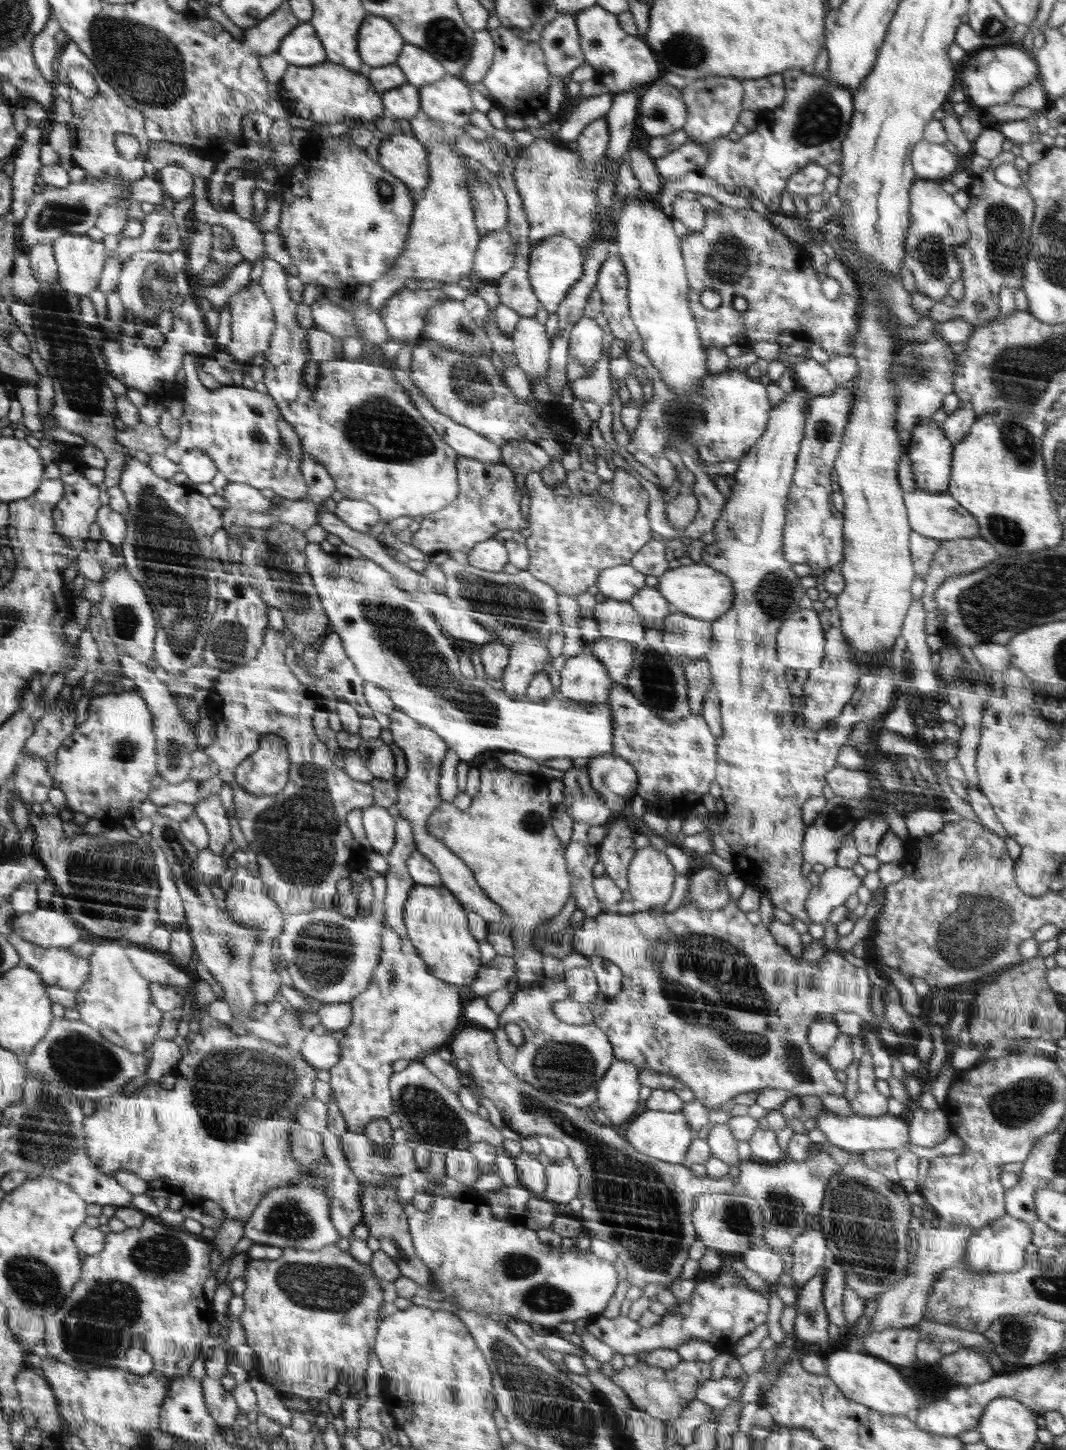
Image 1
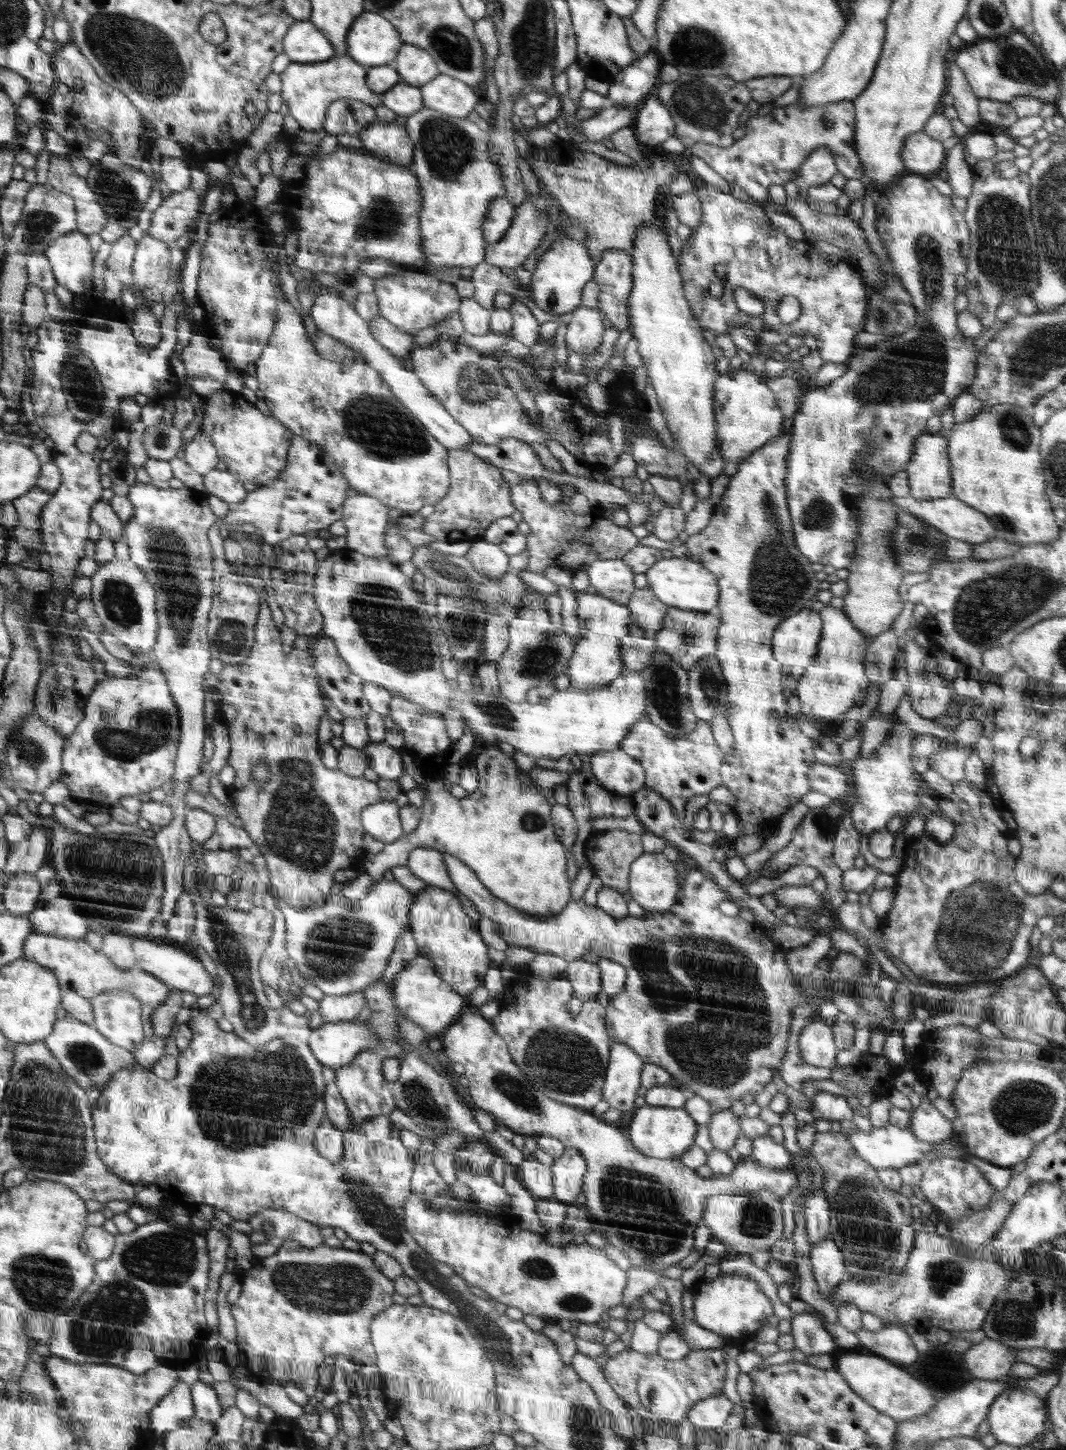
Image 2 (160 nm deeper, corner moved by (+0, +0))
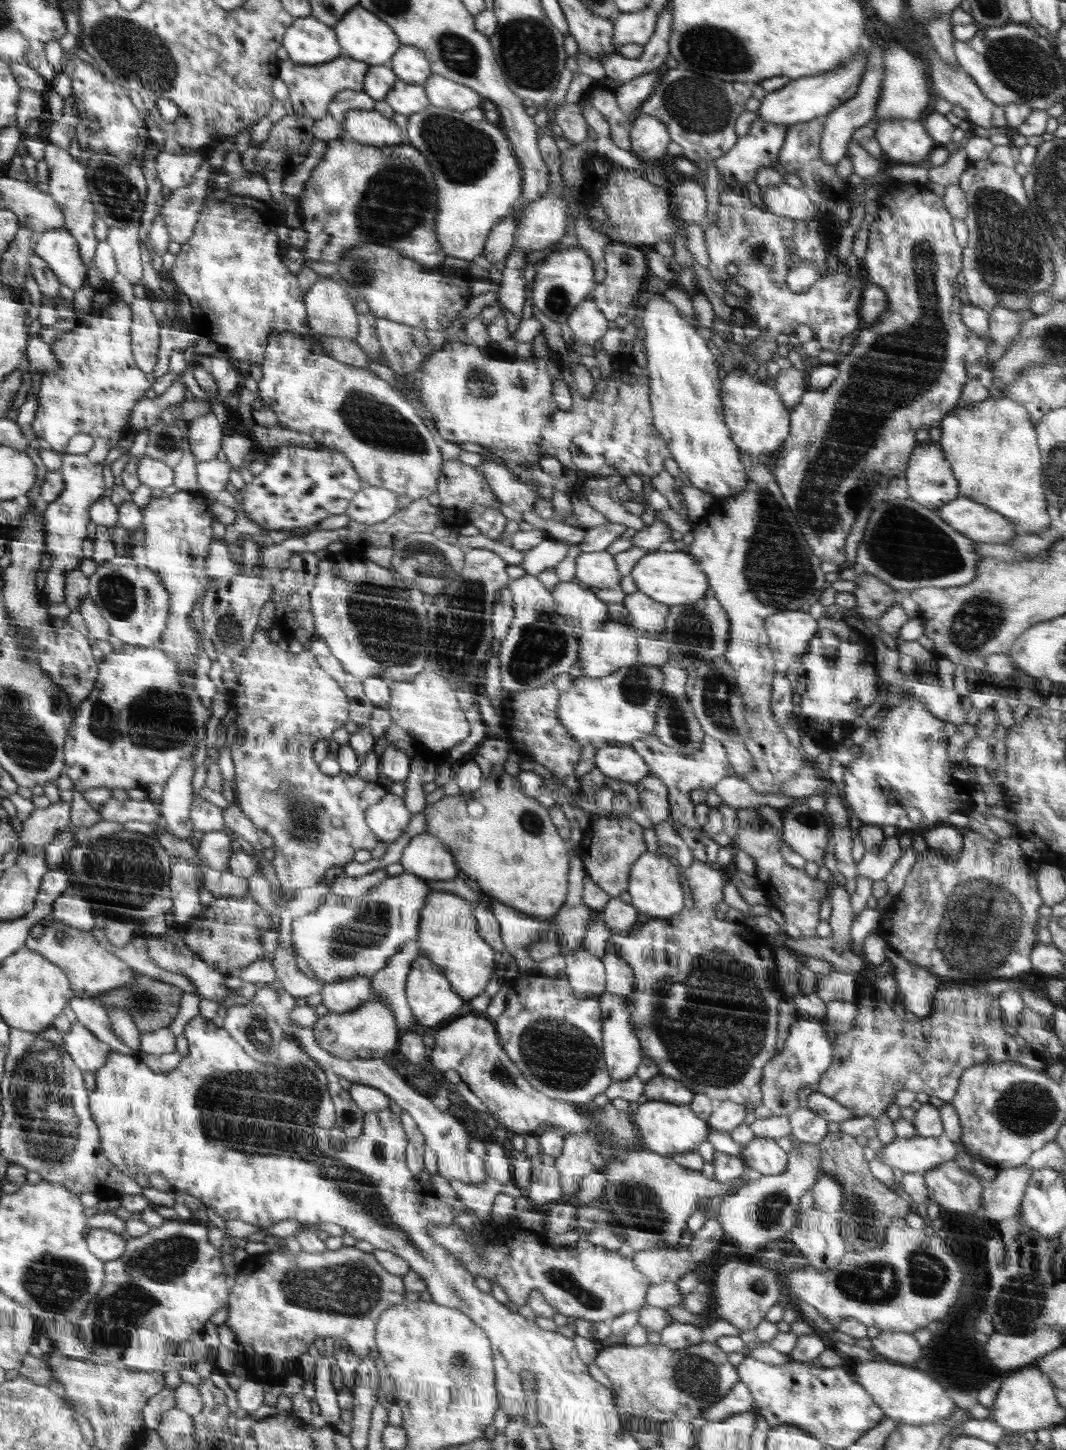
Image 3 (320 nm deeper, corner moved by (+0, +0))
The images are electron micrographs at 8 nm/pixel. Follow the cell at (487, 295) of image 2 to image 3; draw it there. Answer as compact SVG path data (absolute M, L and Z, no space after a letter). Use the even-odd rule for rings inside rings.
M515 212L504 217L498 225L493 227L485 242L484 250L484 256L489 263L495 265L507 260L512 250L516 227Z

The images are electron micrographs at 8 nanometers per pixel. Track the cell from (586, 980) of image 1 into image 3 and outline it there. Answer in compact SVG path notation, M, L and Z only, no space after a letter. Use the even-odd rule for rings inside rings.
M584 946L564 955L566 978L578 998L599 997L604 992L604 965L602 959L590 954Z

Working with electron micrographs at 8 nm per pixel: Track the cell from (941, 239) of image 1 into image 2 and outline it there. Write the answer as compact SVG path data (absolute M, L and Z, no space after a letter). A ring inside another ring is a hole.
M908 173L902 175L890 188L889 188L889 193L887 194L887 200L884 197L878 197L875 200L875 213L877 216L881 216L877 218L877 232L878 236L880 236L882 240L882 244L884 245L884 250L886 250L886 255L888 254L888 258L890 259L890 266L892 267L892 274L896 275L898 279L900 279L900 282L902 282L902 287L908 292L910 292L910 297L912 297L912 303L911 305L914 306L914 310L916 311L916 324L914 324L908 332L904 332L904 334L900 336L894 336L890 337L889 339L886 339L884 341L880 341L879 343L876 343L874 346L868 346L865 347L865 351L857 351L857 354L851 355L848 360L846 360L845 365L847 366L846 372L840 376L840 378L837 378L836 380L833 380L829 386L826 387L818 387L816 390L812 390L812 392L805 393L803 396L802 404L797 410L797 413L794 415L793 422L790 424L790 429L791 429L791 441L789 444L789 456L787 458L787 473L784 479L785 482L785 487L787 490L787 505L789 506L789 513L790 513L790 518L792 521L792 526L793 526L793 535L794 535L794 544L798 547L798 550L800 553L803 554L804 557L806 557L810 562L812 563L818 563L818 564L823 564L827 567L828 570L836 570L838 568L846 569L848 568L849 564L851 563L851 560L854 557L855 554L855 544L857 542L856 539L858 539L858 529L859 526L857 525L857 520L856 516L854 513L852 513L851 508L846 506L846 503L844 503L844 486L846 486L846 482L844 481L844 476L848 478L850 474L853 473L853 464L855 462L859 462L859 458L861 458L861 452L867 448L867 442L871 442L871 439L873 441L873 455L870 455L866 460L865 464L871 468L871 470L876 470L877 476L880 476L881 478L884 478L885 480L890 480L897 472L900 471L905 471L906 466L908 466L908 463L910 462L910 459L912 458L913 455L913 448L914 448L914 443L916 442L916 439L925 432L925 428L927 425L927 420L930 417L934 416L940 416L945 410L948 410L953 406L953 403L964 393L968 391L968 388L970 387L970 384L973 382L974 377L976 376L976 365L977 365L977 358L979 357L979 350L978 348L974 345L974 342L972 341L972 338L966 336L963 337L962 334L960 334L958 330L958 324L957 324L957 317L959 312L956 310L954 307L954 303L956 300L956 296L958 296L959 292L956 288L956 279L960 275L965 275L967 272L968 268L968 261L966 261L966 258L968 258L969 254L969 248L970 248L970 237L969 237L969 228L967 225L967 222L965 221L965 216L963 215L963 212L959 212L957 209L955 209L952 205L952 199L949 196L942 195L941 193L938 192L936 187L930 183L930 179L927 176L923 176L922 174L917 174L917 173Z

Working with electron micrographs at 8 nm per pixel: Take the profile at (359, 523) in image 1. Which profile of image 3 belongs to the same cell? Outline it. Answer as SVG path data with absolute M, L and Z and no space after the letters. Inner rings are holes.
M370 485L357 492L345 513L350 517L350 521L363 525L376 524L397 512L400 508L397 496L391 490Z

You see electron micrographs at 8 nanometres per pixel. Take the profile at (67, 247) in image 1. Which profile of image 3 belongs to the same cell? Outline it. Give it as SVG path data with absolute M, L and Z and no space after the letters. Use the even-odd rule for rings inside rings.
M66 229L47 230L37 236L33 253L42 258L59 282L76 292L84 288L86 265L82 263L77 239Z

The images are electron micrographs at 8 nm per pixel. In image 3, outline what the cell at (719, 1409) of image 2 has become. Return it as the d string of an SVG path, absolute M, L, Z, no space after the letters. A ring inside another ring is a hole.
M739 1380L720 1402L705 1408L702 1415L707 1418L707 1422L718 1422L732 1415L752 1410L753 1404L754 1397L750 1389Z

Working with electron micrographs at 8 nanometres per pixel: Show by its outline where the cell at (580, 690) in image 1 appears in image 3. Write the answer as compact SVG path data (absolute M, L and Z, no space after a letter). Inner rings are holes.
M608 620L600 629L578 632L579 652L576 658L582 664L584 675L592 678L608 677L618 669L637 664L640 656L637 645L640 639L638 633L630 623L619 623L612 620Z

